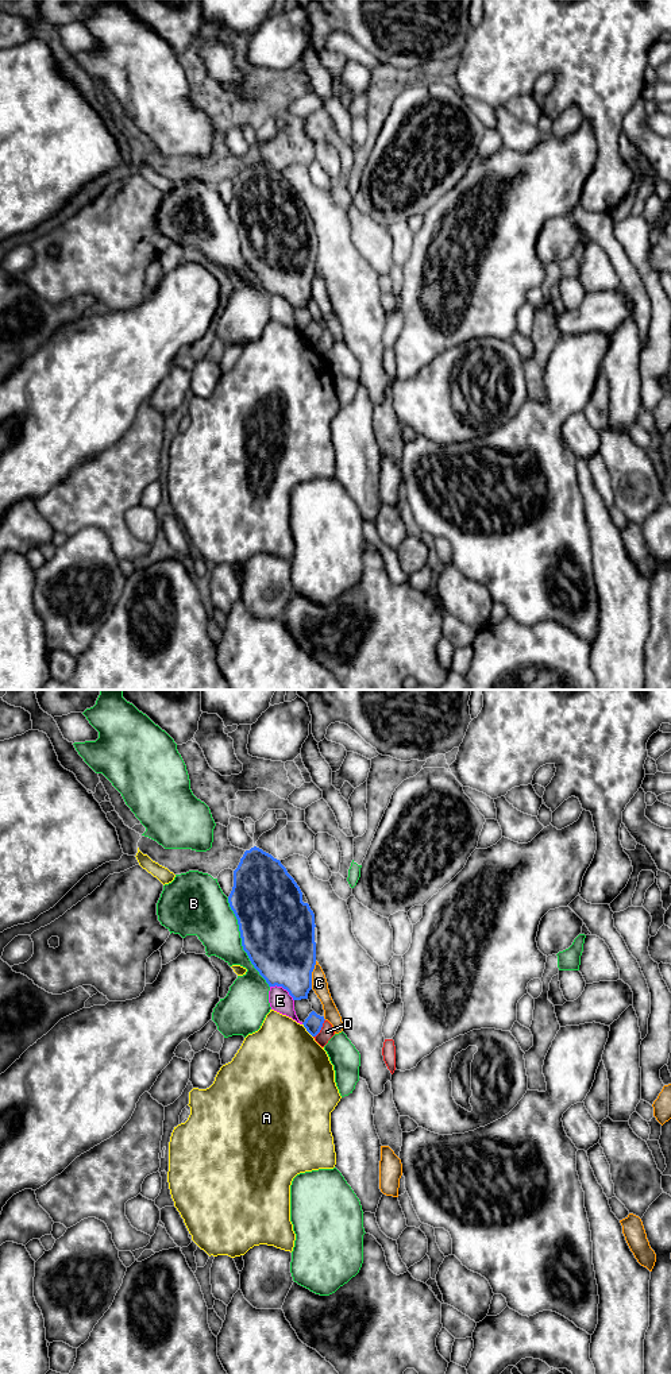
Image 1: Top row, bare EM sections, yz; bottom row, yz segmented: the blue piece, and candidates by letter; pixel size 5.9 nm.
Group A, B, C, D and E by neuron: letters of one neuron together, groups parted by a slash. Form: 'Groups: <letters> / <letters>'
Groups: A / B / C / D / E

